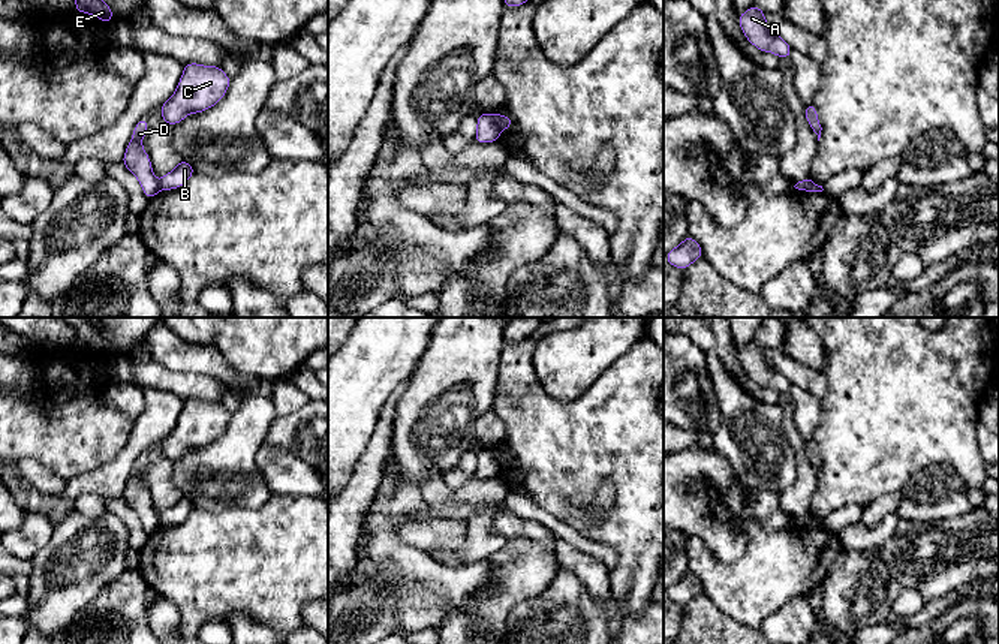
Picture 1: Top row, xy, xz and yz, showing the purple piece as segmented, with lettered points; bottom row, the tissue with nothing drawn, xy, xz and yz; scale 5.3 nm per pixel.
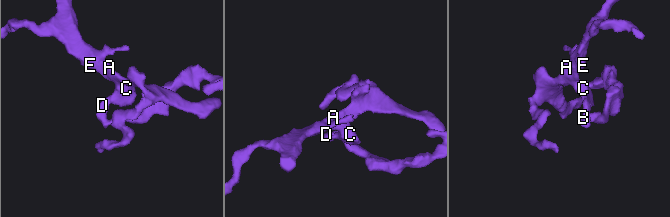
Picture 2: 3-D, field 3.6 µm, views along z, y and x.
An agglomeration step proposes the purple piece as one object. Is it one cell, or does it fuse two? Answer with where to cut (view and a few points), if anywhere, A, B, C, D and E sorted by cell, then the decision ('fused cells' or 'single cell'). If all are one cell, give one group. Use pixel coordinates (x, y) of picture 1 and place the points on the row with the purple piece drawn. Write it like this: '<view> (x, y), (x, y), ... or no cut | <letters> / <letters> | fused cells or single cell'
xz (493, 114), (499, 129) | A C D E / B | fused cells

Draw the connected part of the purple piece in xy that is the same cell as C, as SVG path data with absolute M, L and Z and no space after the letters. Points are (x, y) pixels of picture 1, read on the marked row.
M187 63L174 94L160 106L160 117L169 126L189 114L204 112L219 103L231 84L220 66Z

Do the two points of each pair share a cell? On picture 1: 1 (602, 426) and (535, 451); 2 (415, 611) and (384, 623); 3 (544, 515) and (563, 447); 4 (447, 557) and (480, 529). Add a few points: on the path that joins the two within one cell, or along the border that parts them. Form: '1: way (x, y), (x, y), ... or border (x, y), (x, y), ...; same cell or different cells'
1: way (586, 441), (563, 451), (551, 451); same cell
2: border (394, 584), (396, 628); different cells
3: border (514, 491), (530, 496), (556, 517), (575, 527); different cells
4: way (457, 557), (478, 539); same cell

